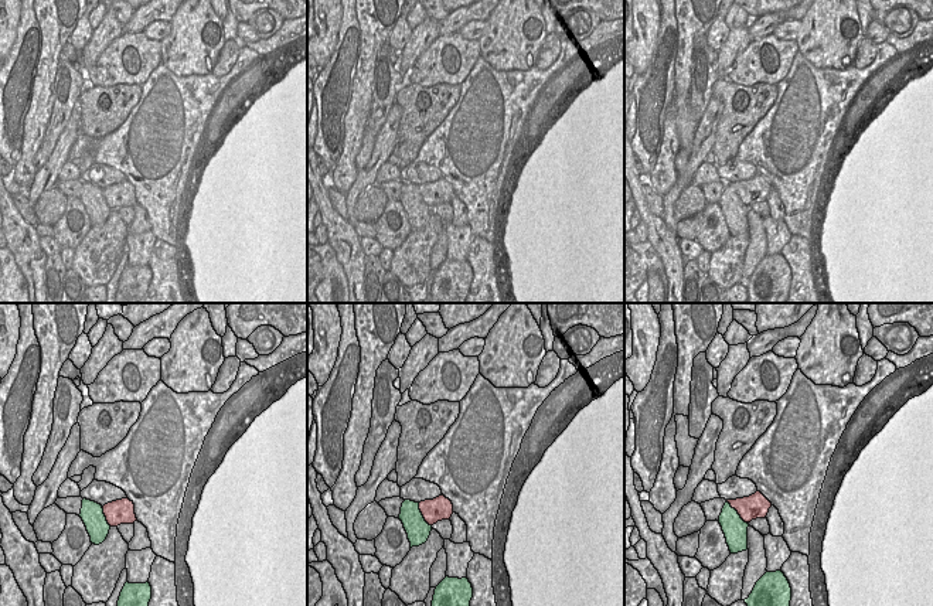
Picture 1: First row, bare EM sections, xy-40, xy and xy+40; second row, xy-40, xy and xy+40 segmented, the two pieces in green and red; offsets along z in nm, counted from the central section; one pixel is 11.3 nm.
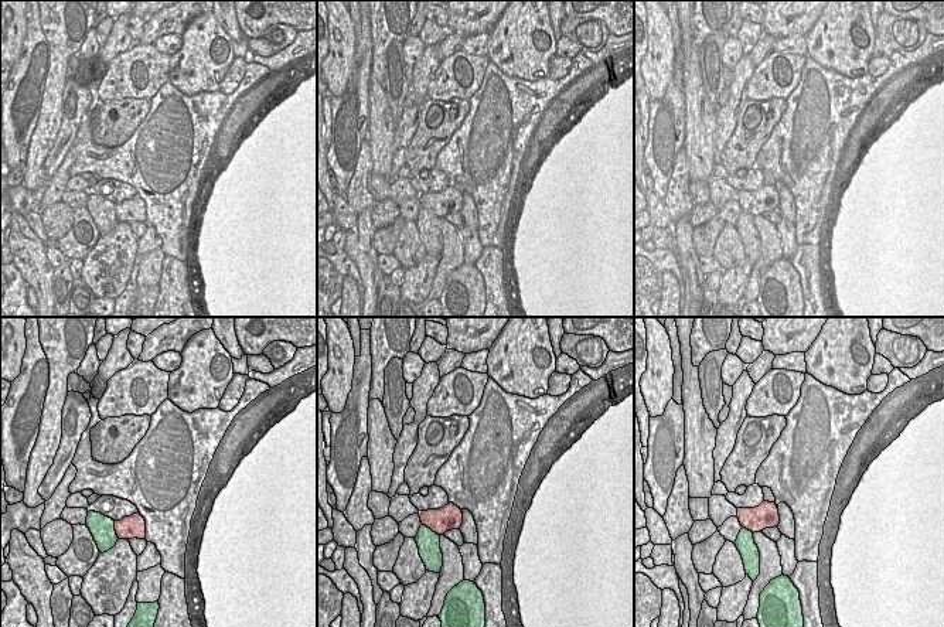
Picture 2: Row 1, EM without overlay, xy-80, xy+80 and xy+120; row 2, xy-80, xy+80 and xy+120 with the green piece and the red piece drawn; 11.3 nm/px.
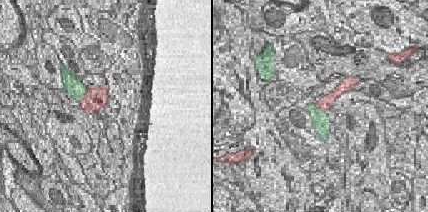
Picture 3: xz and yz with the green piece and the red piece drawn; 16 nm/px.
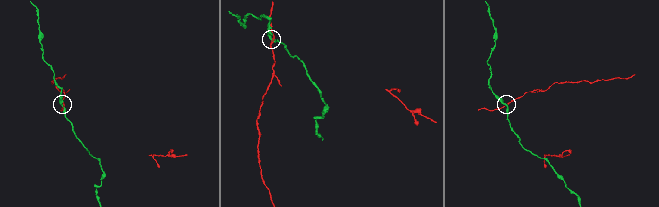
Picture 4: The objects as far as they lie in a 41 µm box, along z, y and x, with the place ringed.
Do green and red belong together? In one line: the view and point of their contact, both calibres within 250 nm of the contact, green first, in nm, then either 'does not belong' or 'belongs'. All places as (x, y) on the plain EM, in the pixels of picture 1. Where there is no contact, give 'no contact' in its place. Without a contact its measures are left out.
contact xy+40 (736, 194); calibres 280 and 280 nm; does not belong

